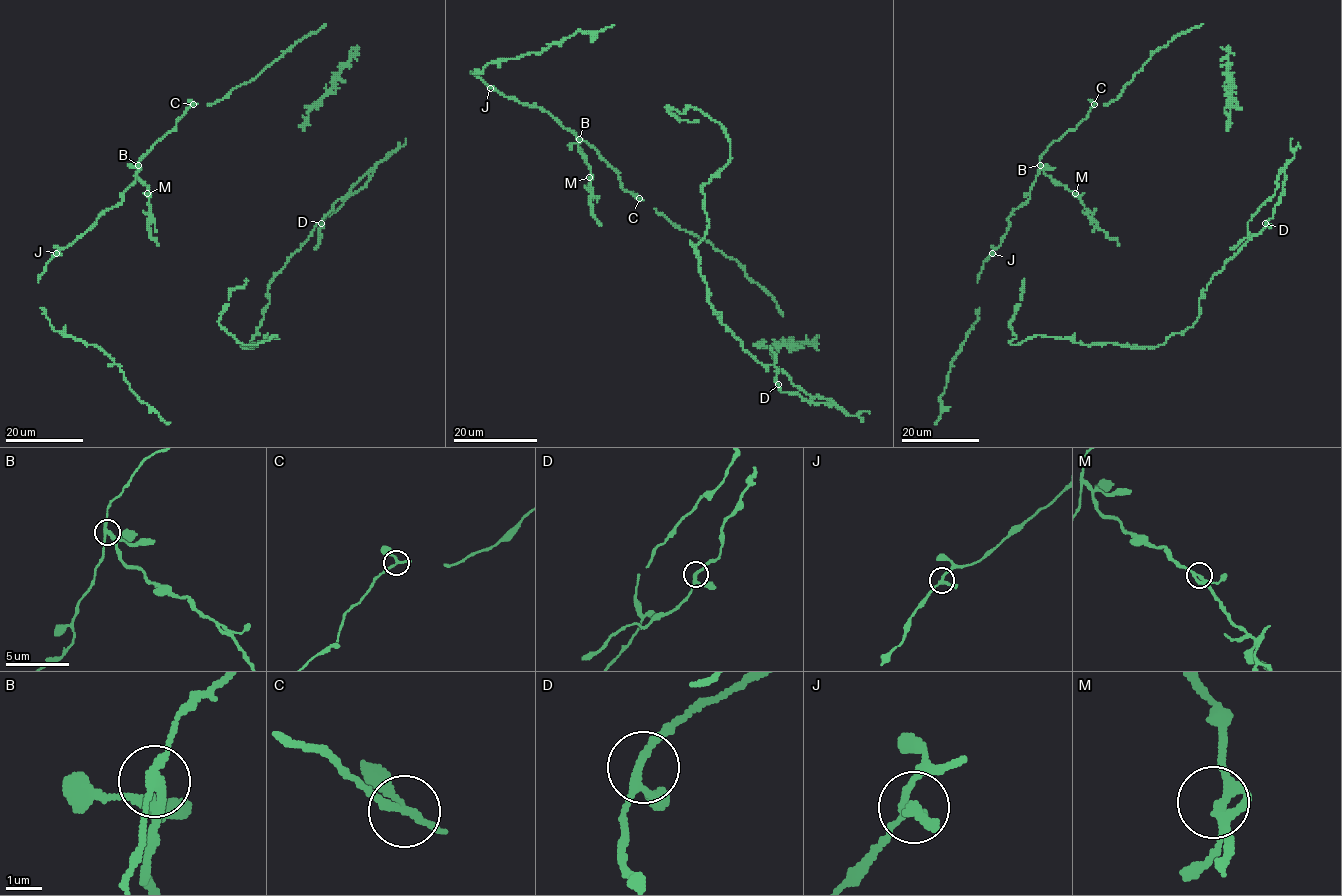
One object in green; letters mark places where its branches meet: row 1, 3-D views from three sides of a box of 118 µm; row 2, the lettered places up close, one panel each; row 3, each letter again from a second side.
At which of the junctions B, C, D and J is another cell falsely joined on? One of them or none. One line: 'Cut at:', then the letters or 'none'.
Cut at: B

